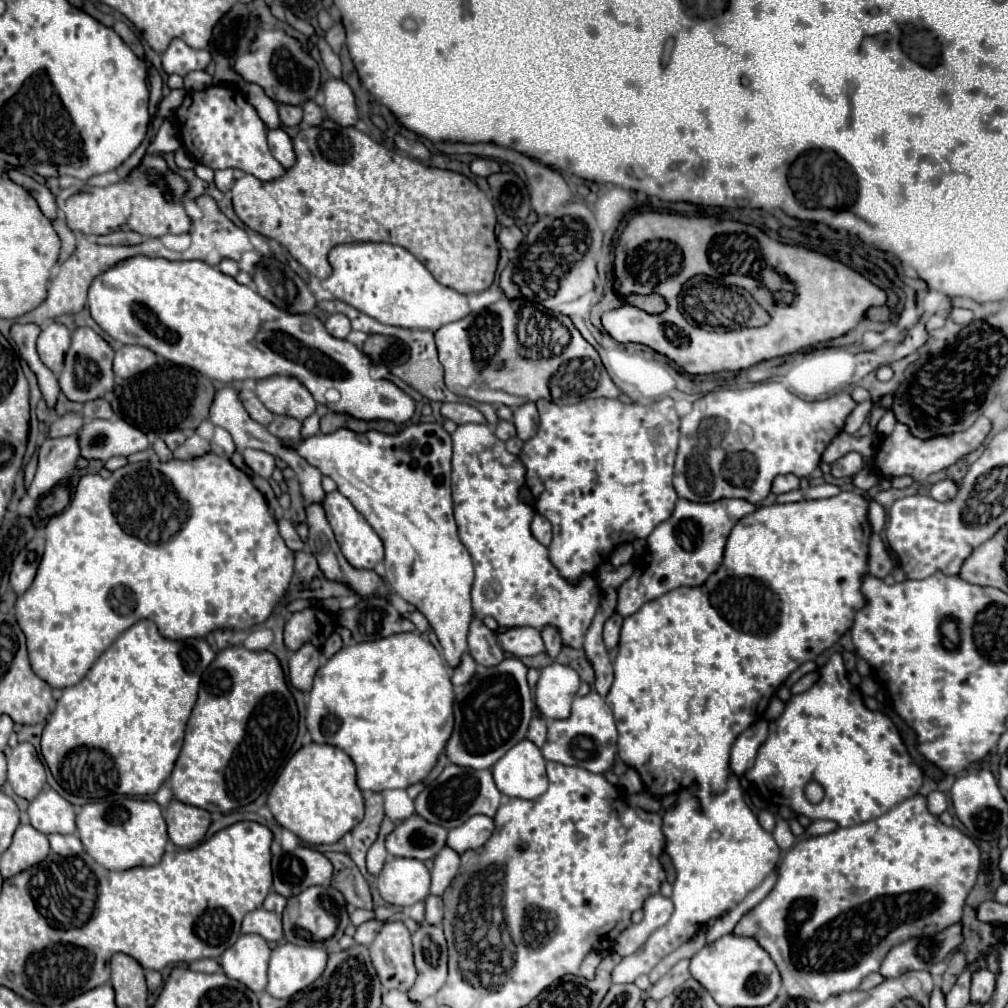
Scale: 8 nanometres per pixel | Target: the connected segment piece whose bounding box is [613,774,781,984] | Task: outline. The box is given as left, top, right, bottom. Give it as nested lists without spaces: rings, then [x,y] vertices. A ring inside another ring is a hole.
[[[737,774],[729,776],[723,792],[707,792],[697,784],[679,790],[675,804],[665,808],[661,816],[665,852],[677,870],[671,894],[675,912],[665,926],[657,928],[647,938],[639,952],[623,958],[613,968],[613,982],[617,984],[633,982],[637,976],[649,974],[663,956],[671,954],[685,940],[693,938],[701,924],[735,908],[769,876],[781,854],[773,836],[761,828],[757,816],[745,804]]]

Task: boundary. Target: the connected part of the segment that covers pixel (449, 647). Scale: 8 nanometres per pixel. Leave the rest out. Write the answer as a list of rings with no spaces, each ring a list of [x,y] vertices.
[[[409,424],[397,434],[383,434],[367,430],[357,434],[347,428],[339,428],[331,434],[315,434],[307,440],[281,440],[287,448],[293,448],[311,466],[319,468],[323,476],[329,476],[339,492],[351,500],[351,504],[367,518],[373,530],[385,544],[385,580],[395,594],[411,602],[435,630],[443,656],[449,666],[457,666],[461,654],[467,652],[467,630],[473,620],[471,608],[471,584],[473,564],[467,548],[457,536],[457,524],[453,518],[451,500],[451,436],[441,424]]]

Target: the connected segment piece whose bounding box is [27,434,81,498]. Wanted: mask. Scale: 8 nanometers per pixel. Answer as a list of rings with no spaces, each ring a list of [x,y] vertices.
[[[63,436],[63,438],[47,438],[41,444],[39,466],[35,478],[27,490],[31,498],[41,498],[57,484],[65,482],[75,474],[75,464],[79,460],[79,436]]]

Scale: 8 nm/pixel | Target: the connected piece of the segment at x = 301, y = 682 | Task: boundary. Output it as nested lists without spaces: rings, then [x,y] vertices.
[[[311,642],[303,644],[299,650],[295,650],[289,658],[289,678],[295,688],[309,692],[313,684],[313,676],[319,668],[319,648]]]

